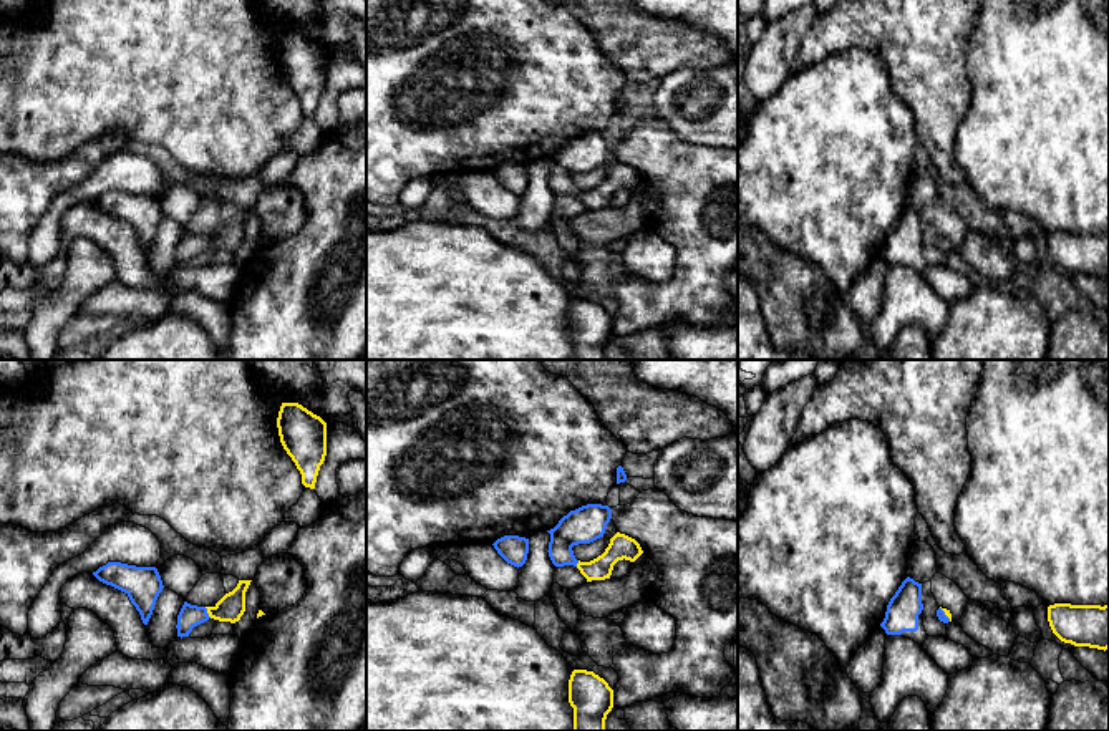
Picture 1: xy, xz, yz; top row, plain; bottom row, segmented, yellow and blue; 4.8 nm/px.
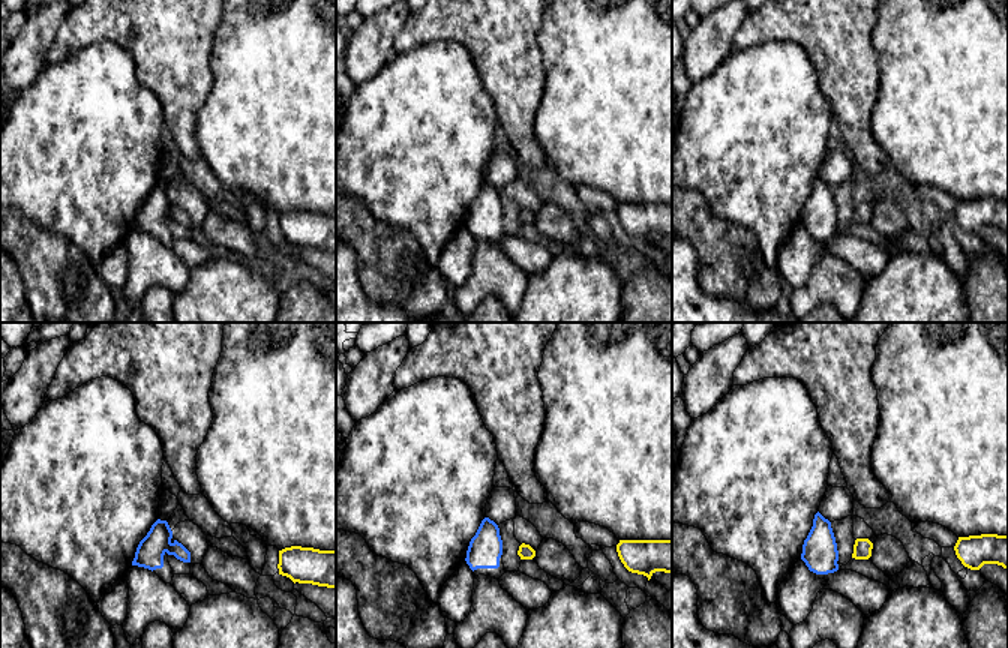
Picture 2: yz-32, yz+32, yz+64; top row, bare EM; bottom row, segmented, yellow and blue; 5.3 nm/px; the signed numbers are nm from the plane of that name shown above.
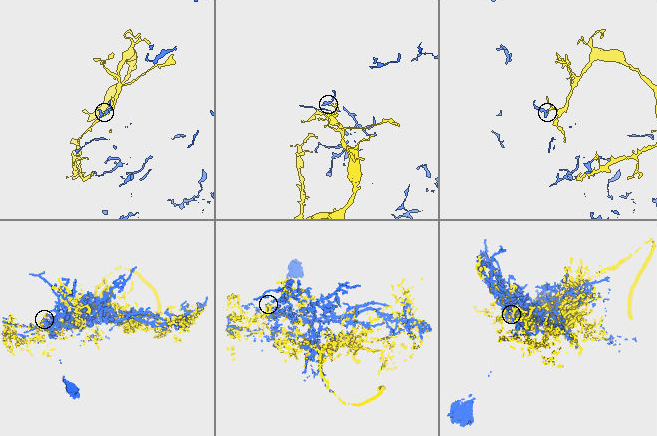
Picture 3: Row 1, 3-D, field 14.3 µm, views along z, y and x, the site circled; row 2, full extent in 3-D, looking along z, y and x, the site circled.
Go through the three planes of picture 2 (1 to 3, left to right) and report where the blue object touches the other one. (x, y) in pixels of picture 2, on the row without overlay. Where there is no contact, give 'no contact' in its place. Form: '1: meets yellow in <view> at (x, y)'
1: no contact
2: no contact
3: no contact

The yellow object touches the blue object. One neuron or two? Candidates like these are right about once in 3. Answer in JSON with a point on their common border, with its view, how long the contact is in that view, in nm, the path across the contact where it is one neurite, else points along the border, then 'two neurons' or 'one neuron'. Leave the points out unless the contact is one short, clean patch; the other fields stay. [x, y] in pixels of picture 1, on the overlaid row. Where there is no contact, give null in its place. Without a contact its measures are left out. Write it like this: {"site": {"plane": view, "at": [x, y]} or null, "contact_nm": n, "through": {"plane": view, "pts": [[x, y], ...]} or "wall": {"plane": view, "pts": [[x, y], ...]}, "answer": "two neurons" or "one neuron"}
{"site": {"plane": "xy", "at": [208, 612]}, "contact_nm": 70, "wall": {"plane": "xy", "pts": [[204, 607], [211, 617]]}, "answer": "two neurons"}

